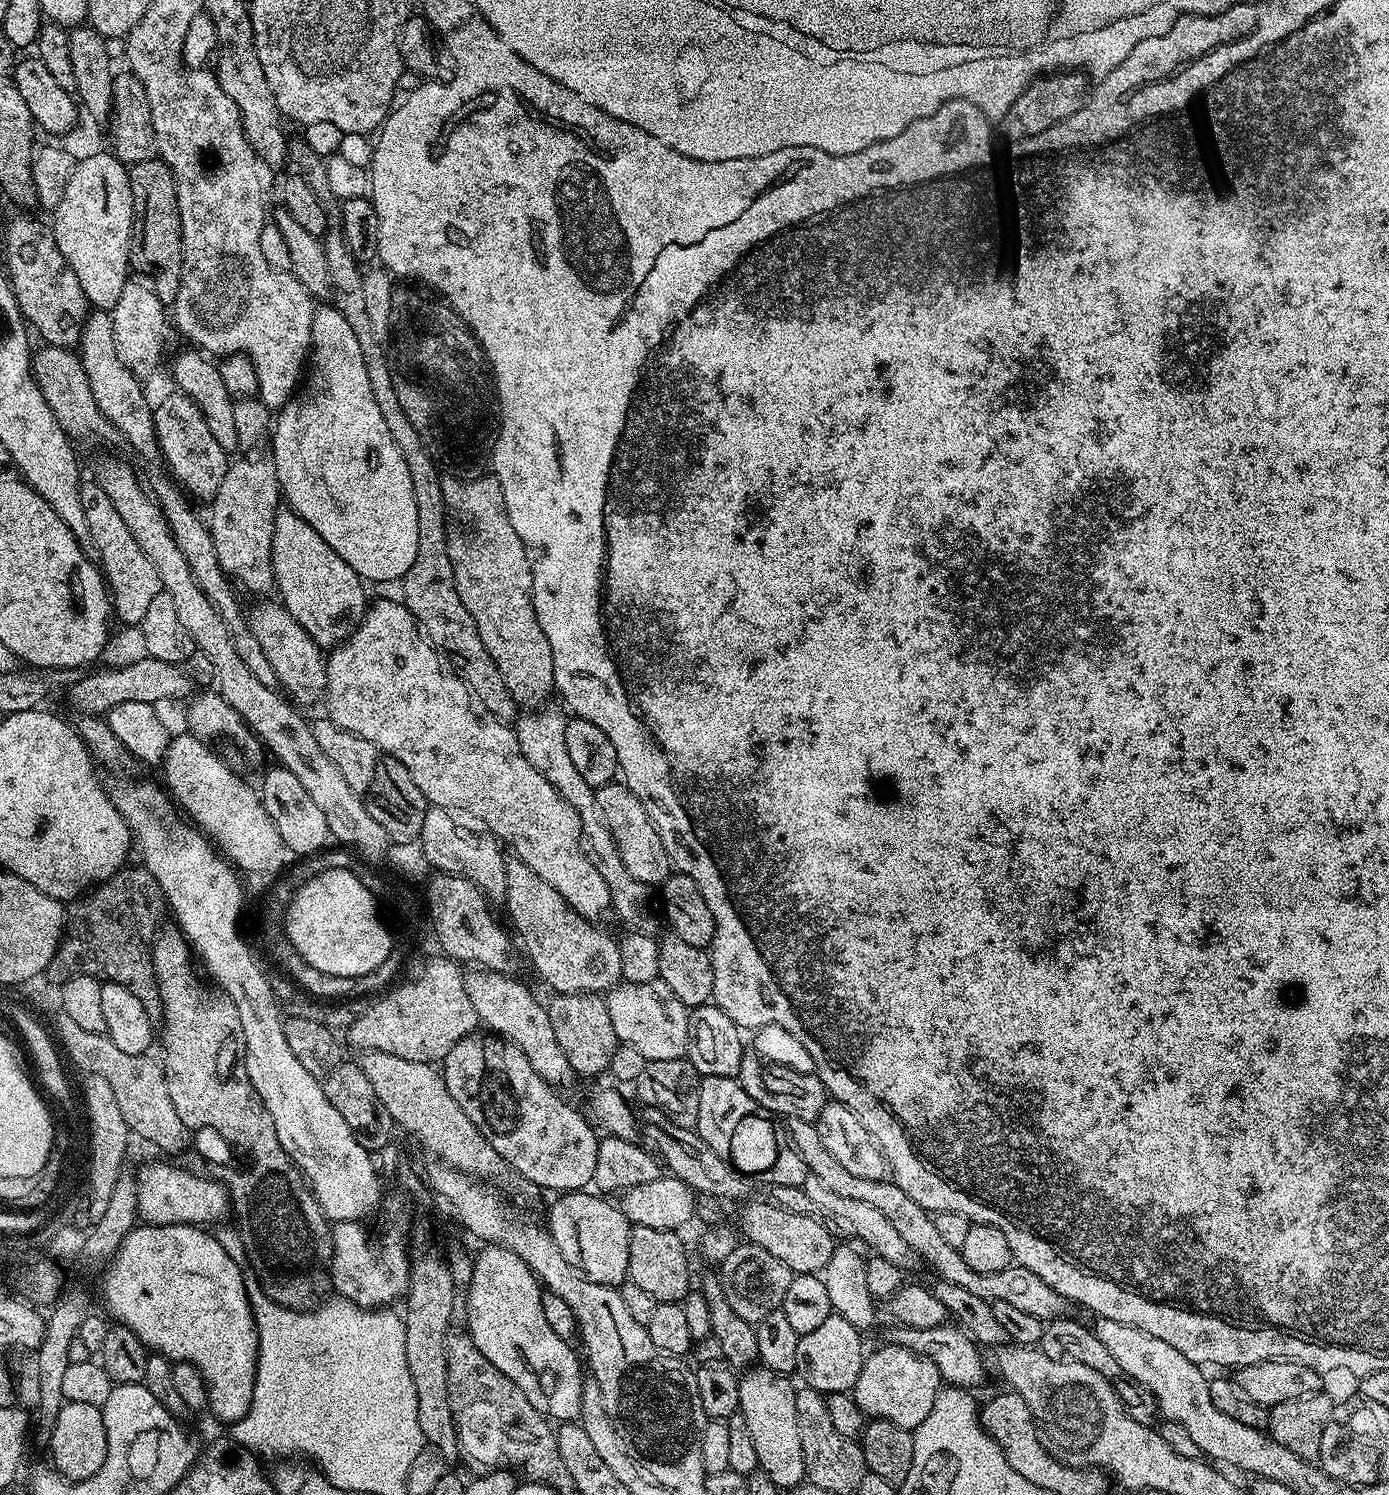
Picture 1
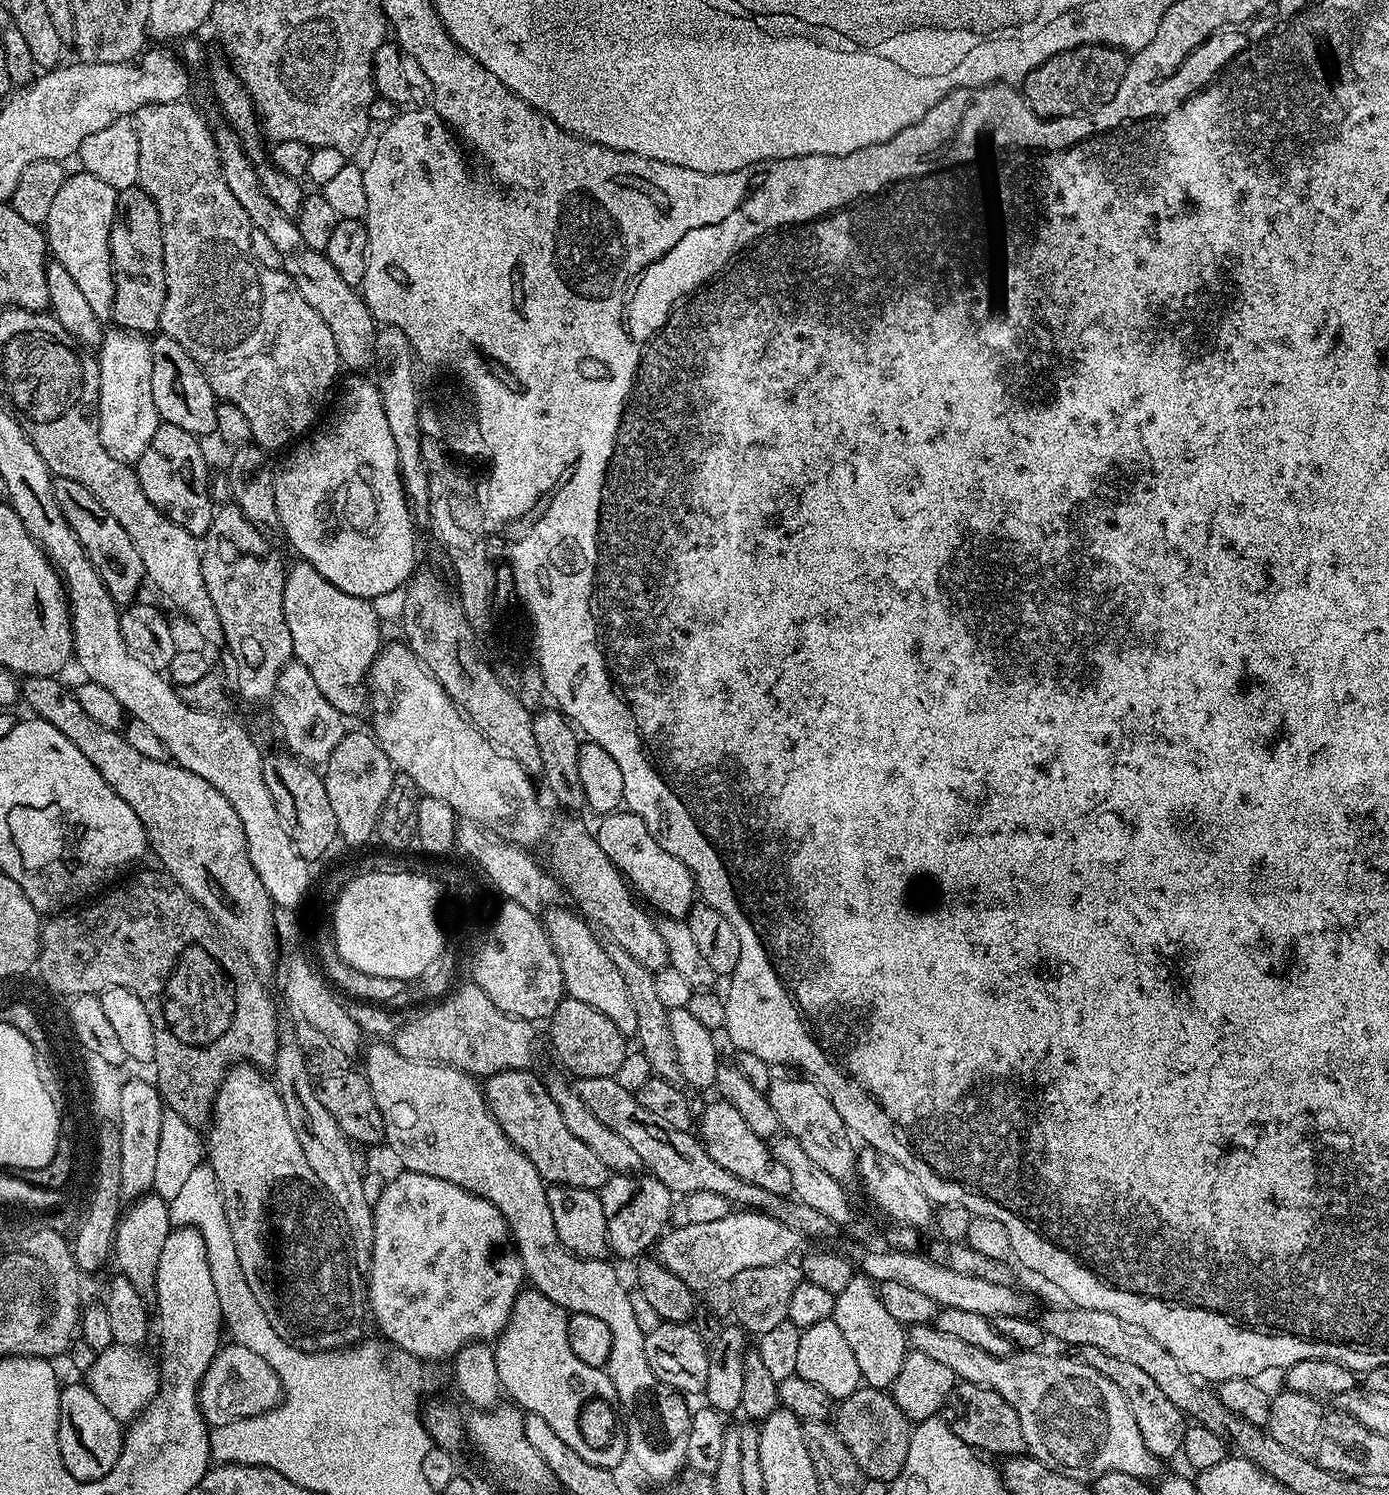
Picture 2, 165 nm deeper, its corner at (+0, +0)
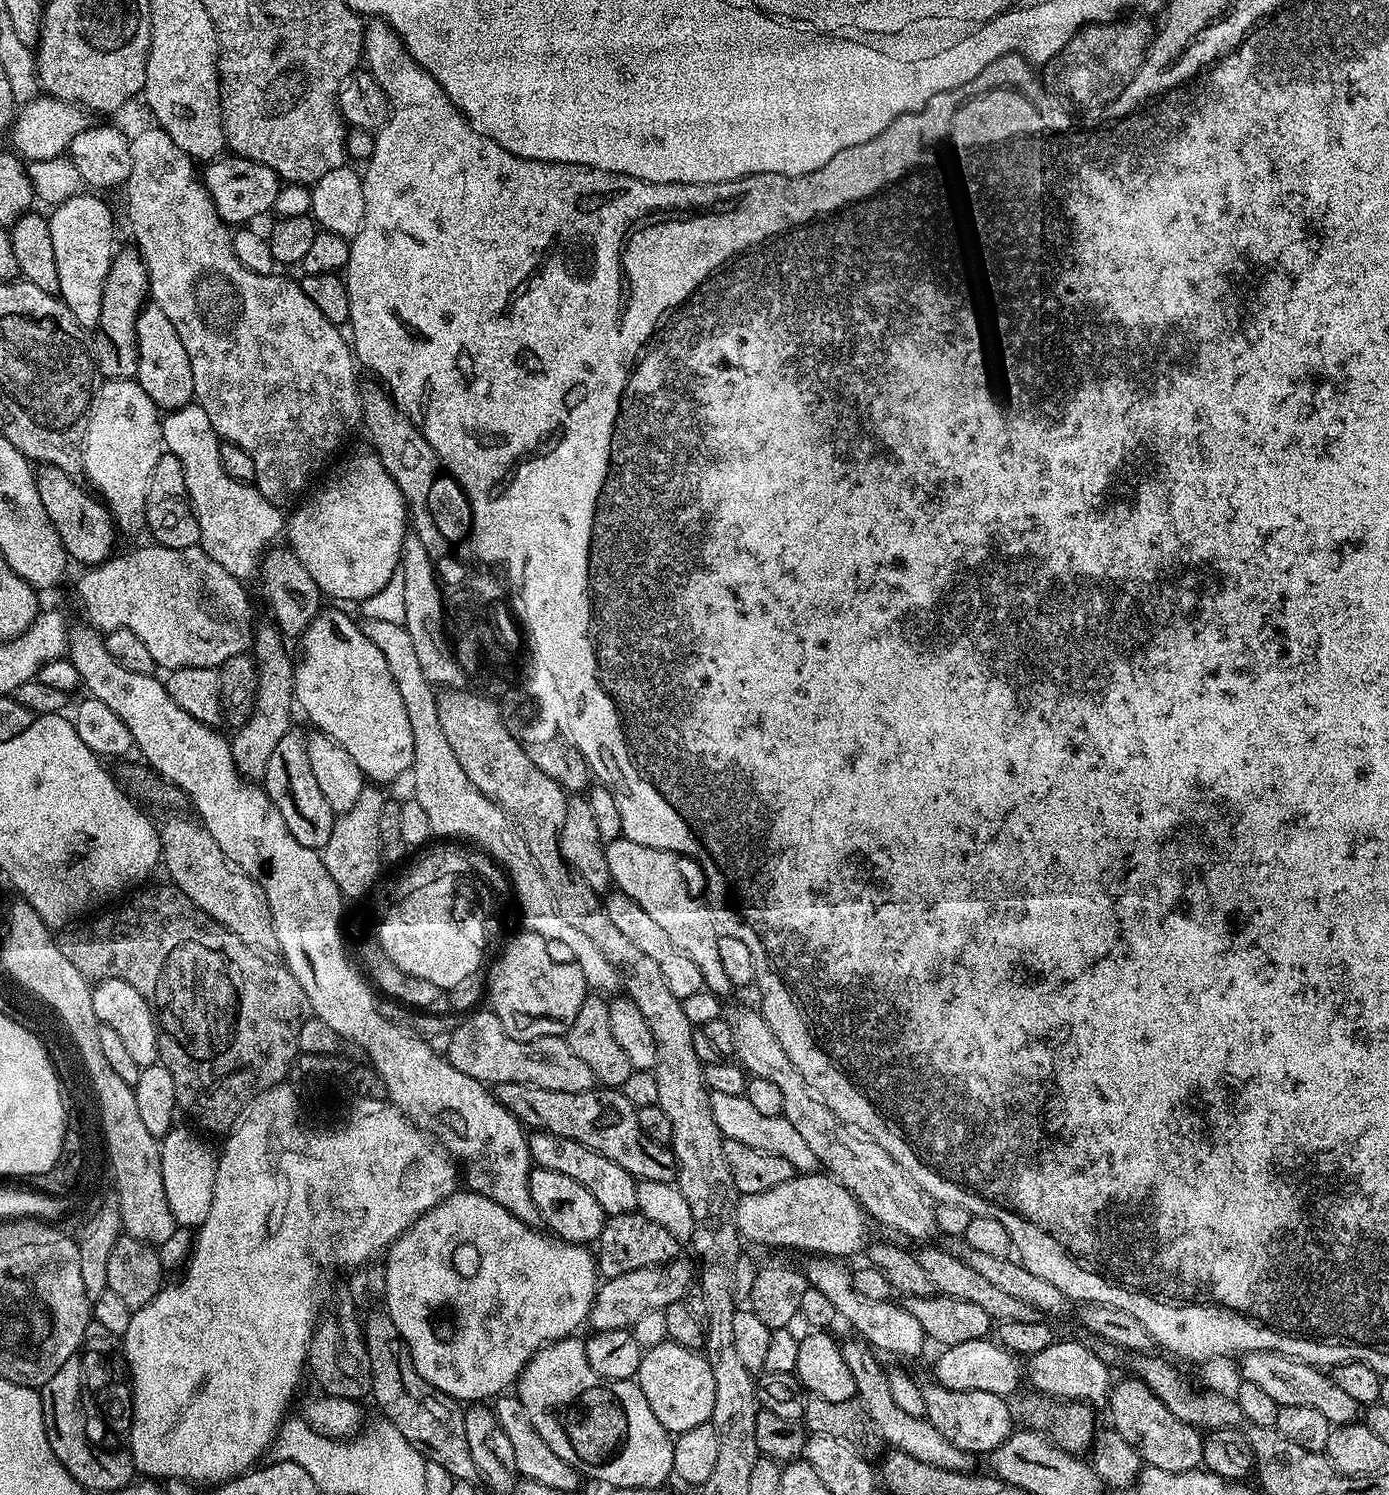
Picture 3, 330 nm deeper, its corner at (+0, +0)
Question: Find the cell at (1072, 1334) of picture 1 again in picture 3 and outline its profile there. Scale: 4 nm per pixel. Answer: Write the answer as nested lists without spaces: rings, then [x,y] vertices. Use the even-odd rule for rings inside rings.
[[[1117,1379],[1108,1393],[1106,1409],[1112,1415],[1111,1427],[1140,1455],[1147,1467],[1166,1470],[1167,1472],[1194,1472],[1203,1465],[1202,1446],[1204,1436],[1201,1429],[1193,1424],[1182,1422],[1178,1414],[1174,1414],[1160,1401],[1158,1394],[1150,1390],[1143,1380]]]

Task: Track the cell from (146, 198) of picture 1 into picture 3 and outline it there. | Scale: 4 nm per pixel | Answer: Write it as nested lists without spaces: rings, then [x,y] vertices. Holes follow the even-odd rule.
[[[129,246],[115,253],[112,265],[106,274],[106,282],[102,290],[102,314],[98,314],[98,322],[94,335],[90,340],[90,355],[94,368],[101,377],[110,380],[131,380],[138,370],[138,338],[136,322],[141,308],[149,299],[148,268],[145,266],[139,248]]]

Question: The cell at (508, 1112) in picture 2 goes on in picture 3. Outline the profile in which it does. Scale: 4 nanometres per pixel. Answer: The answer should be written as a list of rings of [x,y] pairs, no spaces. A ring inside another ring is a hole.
[[[536,1130],[528,1136],[528,1152],[532,1156],[532,1162],[535,1167],[545,1168],[546,1170],[558,1170],[558,1174],[567,1174],[569,1178],[574,1178],[581,1186],[586,1186],[590,1194],[598,1201],[598,1206],[608,1216],[627,1216],[637,1211],[638,1202],[637,1179],[618,1162],[610,1162],[602,1154],[574,1142],[570,1138],[562,1138],[553,1132]]]

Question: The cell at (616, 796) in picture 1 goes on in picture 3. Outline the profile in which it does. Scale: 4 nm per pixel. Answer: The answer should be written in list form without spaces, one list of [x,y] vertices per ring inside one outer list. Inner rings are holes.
[[[627,838],[609,840],[605,843],[606,866],[610,866],[613,885],[625,892],[654,922],[658,922],[674,946],[686,954],[686,958],[694,961],[698,971],[702,973],[702,982],[707,991],[715,996],[727,998],[734,992],[730,978],[726,973],[718,955],[718,942],[721,933],[718,931],[716,917],[711,907],[703,899],[695,900],[688,884],[684,881],[684,872],[680,869],[681,857],[675,852],[658,850],[654,846],[642,846],[642,842],[634,842]]]

